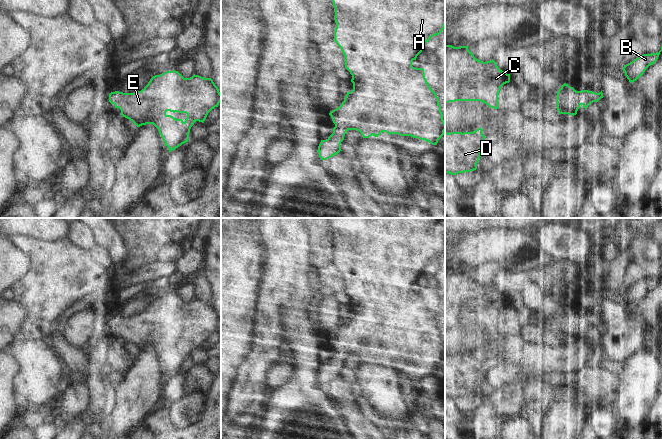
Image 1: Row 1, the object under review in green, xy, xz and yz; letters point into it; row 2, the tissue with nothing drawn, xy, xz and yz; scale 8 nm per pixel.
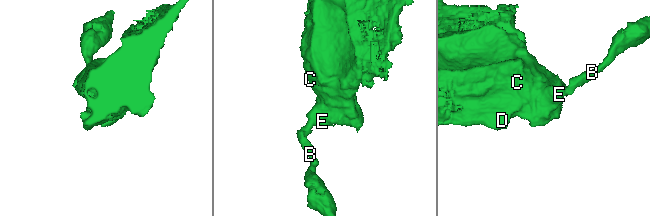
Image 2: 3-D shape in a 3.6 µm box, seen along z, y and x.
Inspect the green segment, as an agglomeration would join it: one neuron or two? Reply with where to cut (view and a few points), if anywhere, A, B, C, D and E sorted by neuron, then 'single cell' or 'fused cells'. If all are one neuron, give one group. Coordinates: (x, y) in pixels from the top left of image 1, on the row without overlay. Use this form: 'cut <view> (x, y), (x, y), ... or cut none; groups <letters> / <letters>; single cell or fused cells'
cut none; groups A B C D E; single cell

